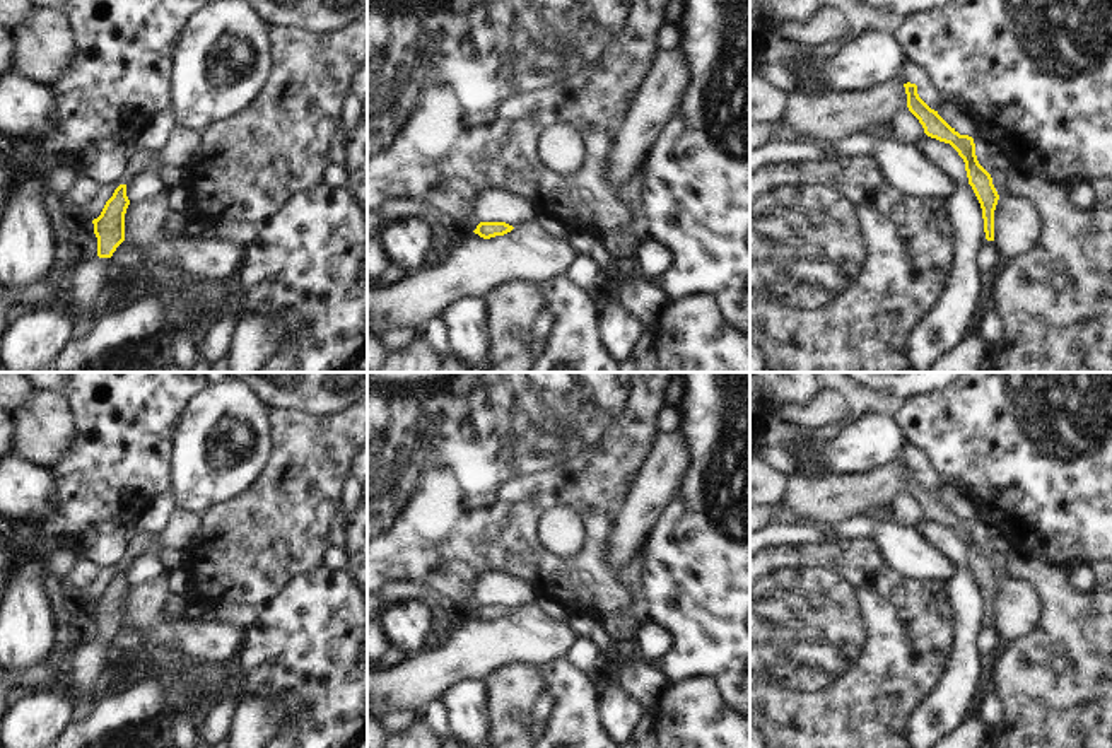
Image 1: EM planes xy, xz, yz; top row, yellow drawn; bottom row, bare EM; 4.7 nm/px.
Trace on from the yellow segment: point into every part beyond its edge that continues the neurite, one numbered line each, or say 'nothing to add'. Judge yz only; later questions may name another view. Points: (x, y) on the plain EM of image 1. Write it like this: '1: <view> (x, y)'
nothing to add

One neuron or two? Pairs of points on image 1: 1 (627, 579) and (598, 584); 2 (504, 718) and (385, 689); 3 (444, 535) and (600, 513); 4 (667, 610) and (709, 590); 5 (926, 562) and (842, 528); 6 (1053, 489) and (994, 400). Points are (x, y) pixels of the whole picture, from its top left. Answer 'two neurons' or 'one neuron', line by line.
1: two neurons
2: two neurons
3: one neuron
4: one neuron
5: one neuron
6: one neuron

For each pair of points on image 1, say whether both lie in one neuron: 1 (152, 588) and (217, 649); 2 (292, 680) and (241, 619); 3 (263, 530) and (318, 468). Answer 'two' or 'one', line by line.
1: one
2: two
3: one

